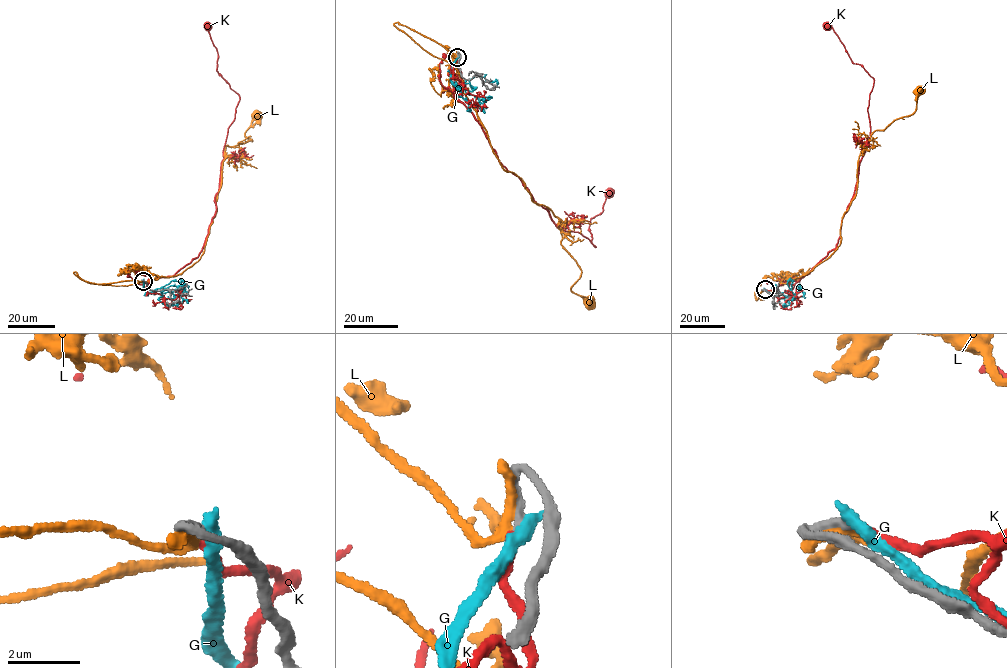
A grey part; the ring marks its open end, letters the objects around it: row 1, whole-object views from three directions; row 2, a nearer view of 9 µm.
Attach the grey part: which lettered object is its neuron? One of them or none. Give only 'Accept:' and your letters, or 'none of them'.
Accept: K

